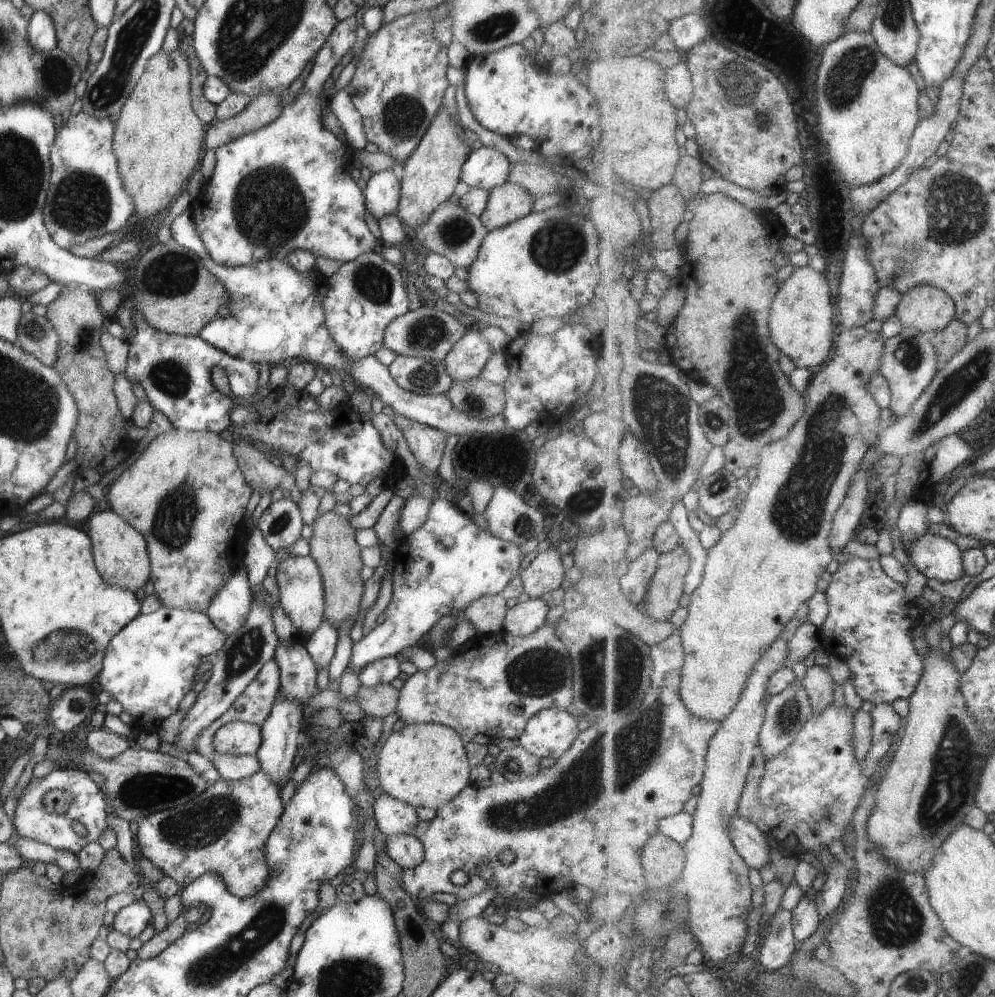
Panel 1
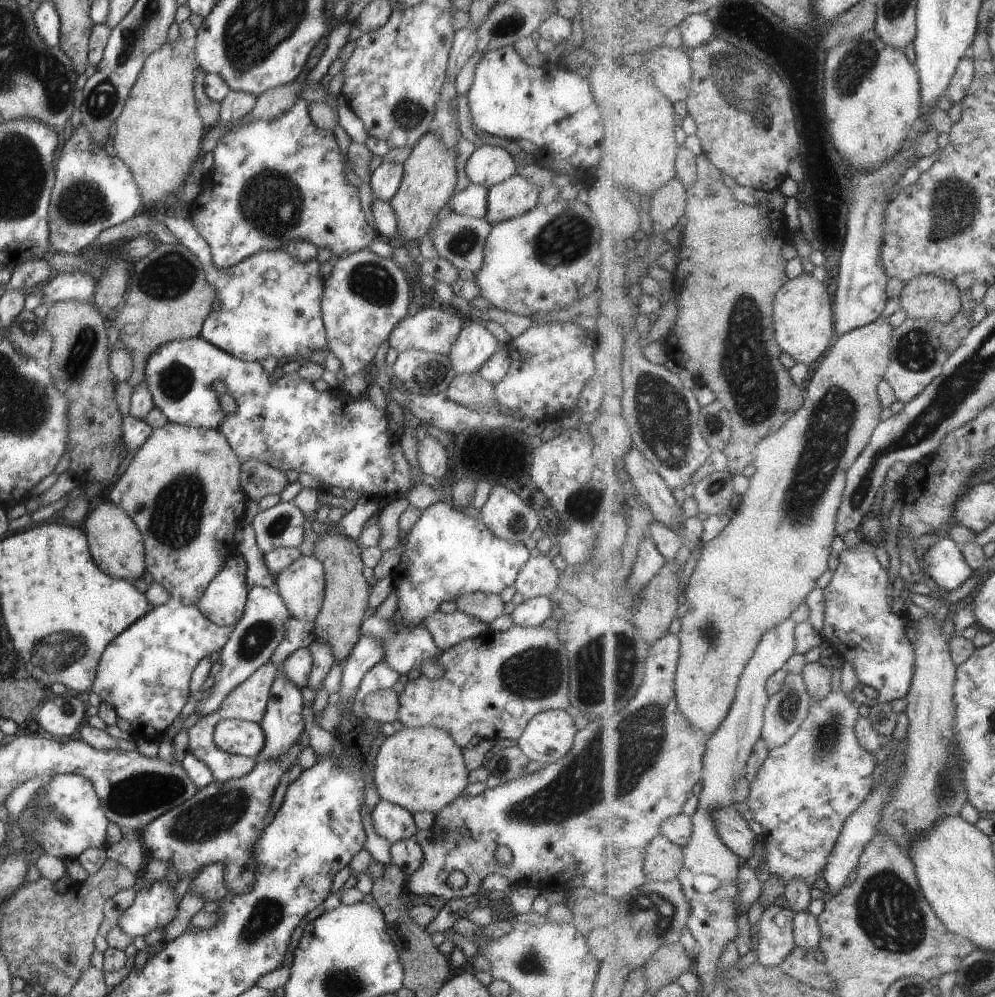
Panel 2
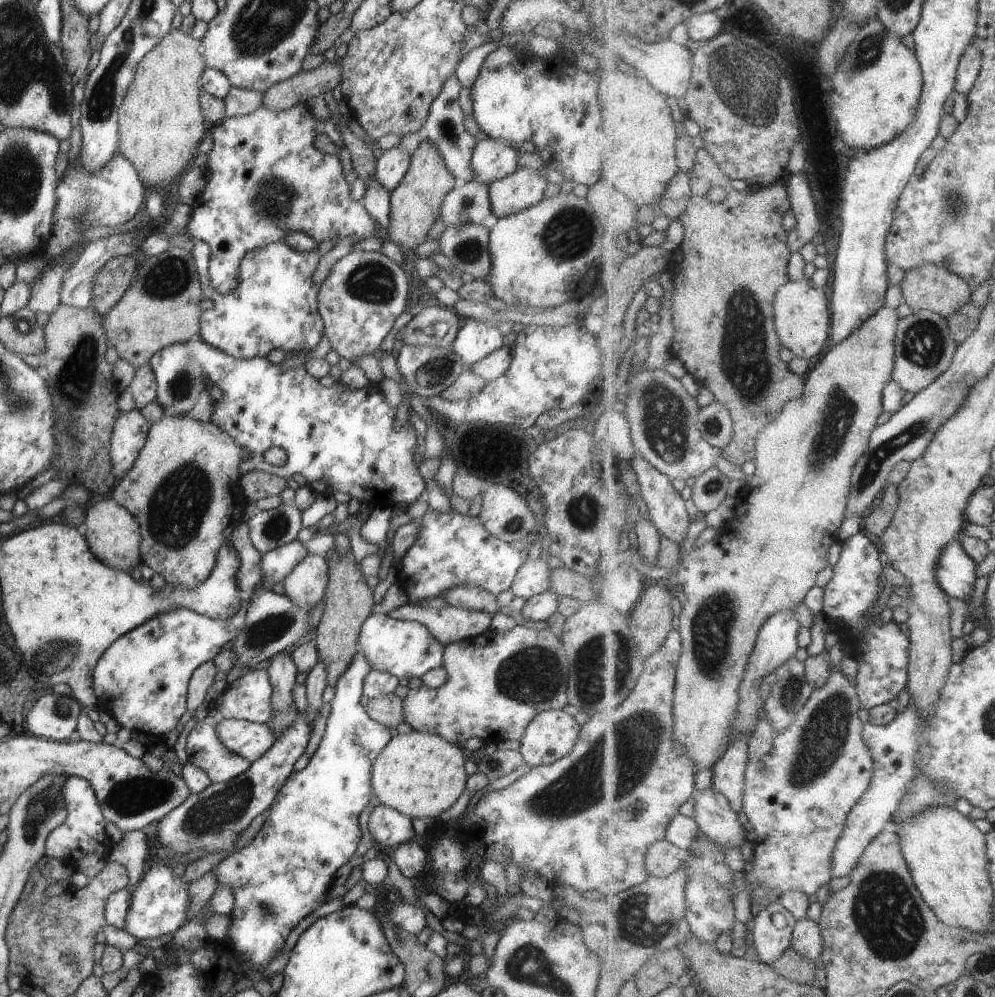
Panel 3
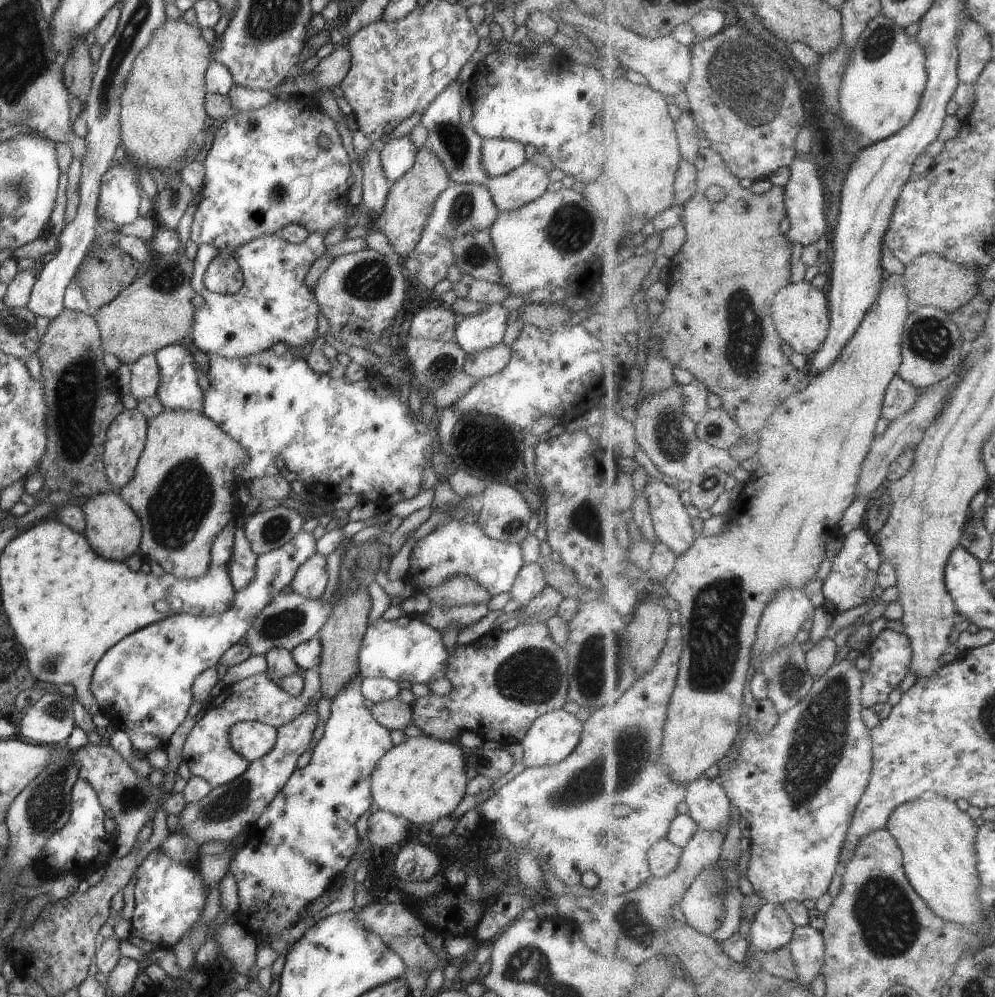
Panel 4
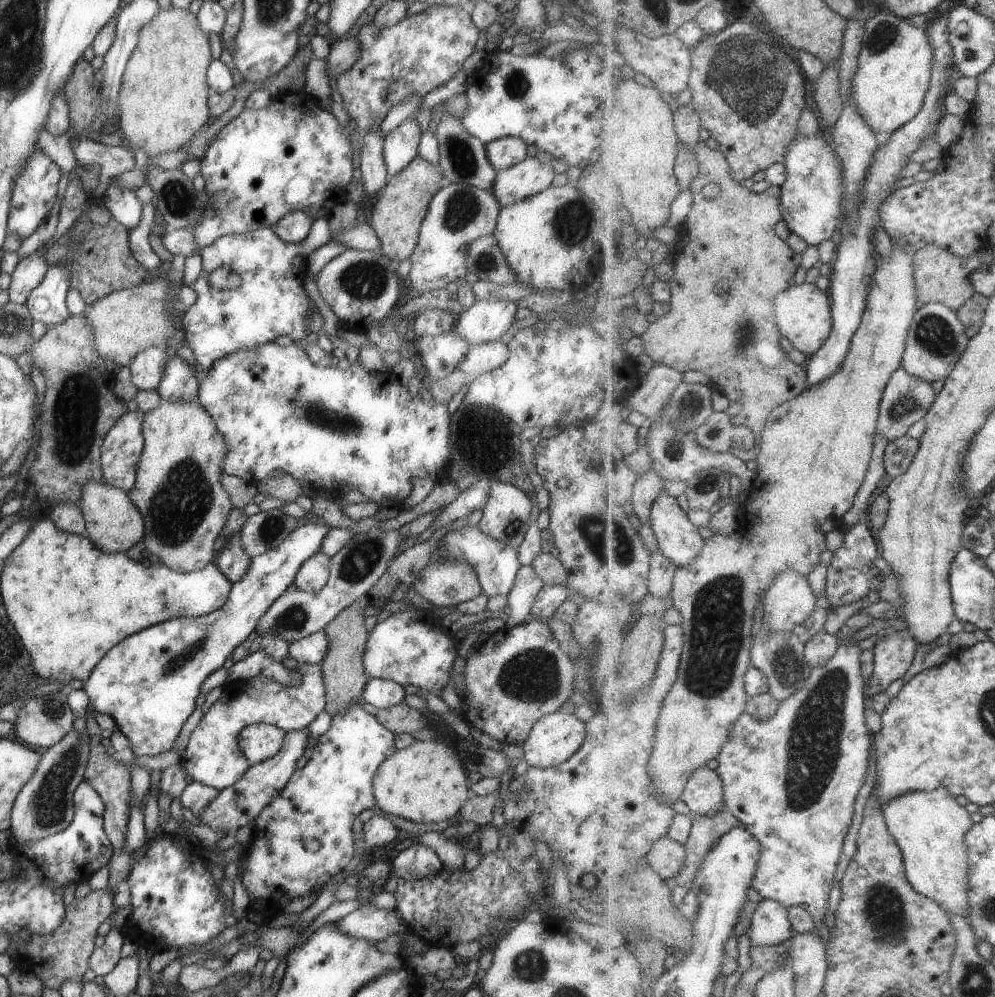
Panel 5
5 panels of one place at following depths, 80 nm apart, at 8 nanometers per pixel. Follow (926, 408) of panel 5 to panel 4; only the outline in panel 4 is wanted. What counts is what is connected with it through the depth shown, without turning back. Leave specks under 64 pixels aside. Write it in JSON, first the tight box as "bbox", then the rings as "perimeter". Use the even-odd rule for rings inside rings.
{"bbox":[882,375,923,424],"perimeter":[[[895,375],[889,387],[882,408],[882,416],[888,424],[904,417],[914,407],[918,396],[923,390],[913,386],[910,382],[903,380],[901,375]]]}

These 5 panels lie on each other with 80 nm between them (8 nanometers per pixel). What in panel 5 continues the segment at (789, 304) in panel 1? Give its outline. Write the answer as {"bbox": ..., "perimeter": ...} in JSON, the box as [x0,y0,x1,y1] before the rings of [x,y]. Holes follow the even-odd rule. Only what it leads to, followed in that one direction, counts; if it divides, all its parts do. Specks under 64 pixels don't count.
{"bbox":[775,283,834,358],"perimeter":[[[814,283],[795,284],[780,292],[775,299],[775,314],[782,336],[791,342],[793,348],[809,358],[826,343],[834,330],[833,306],[829,302],[829,294],[825,294],[825,290],[820,290]]]}

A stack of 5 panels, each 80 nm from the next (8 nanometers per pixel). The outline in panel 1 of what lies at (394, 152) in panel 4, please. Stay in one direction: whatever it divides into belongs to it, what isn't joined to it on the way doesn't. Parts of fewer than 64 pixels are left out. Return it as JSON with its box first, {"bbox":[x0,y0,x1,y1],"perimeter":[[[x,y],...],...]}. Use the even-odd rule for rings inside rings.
{"bbox":[363,168,400,221],"perimeter":[[[391,168],[371,175],[366,181],[366,186],[363,188],[364,205],[367,212],[372,214],[373,218],[377,221],[385,215],[395,215],[400,195],[400,179],[399,171]]]}

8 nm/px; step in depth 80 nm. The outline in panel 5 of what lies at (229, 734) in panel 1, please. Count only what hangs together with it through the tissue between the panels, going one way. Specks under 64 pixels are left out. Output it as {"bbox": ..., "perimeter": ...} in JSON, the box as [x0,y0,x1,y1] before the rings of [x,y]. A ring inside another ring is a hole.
{"bbox":[237,724,285,765],"perimeter":[[[248,724],[238,732],[237,744],[247,762],[252,765],[273,756],[282,745],[285,733],[270,724]]]}

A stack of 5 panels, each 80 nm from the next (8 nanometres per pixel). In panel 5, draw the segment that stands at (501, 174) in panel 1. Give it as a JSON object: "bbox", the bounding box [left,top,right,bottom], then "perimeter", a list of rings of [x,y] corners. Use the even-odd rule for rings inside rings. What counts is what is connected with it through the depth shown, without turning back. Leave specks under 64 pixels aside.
{"bbox":[485,137,527,172],"perimeter":[[[503,137],[485,144],[487,160],[496,172],[523,160],[527,156],[526,148],[519,137]]]}

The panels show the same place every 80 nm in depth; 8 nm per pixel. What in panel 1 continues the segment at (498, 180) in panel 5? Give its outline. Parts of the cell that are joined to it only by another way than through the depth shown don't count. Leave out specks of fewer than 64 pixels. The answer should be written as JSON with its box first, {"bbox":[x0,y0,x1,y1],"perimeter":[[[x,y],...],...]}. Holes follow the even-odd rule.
{"bbox":[479,183,535,231],"perimeter":[[[503,183],[488,190],[483,212],[479,220],[489,231],[501,228],[530,213],[535,196],[513,183]]]}

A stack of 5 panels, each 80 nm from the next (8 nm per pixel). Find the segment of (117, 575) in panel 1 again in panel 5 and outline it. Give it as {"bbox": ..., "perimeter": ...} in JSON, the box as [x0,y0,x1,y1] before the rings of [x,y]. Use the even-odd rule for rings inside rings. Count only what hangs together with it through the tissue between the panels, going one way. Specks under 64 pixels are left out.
{"bbox":[77,480,144,553],"perimeter":[[[97,480],[87,481],[81,489],[81,496],[77,506],[80,508],[84,520],[84,532],[93,546],[104,553],[125,553],[131,546],[142,540],[144,524],[138,508],[129,500],[126,492]]]}

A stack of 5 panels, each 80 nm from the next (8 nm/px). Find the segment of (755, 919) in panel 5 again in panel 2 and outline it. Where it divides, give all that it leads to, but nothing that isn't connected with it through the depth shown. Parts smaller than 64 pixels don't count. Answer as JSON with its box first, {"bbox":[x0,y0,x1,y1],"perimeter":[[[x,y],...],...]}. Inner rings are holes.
{"bbox":[755,905,798,968],"perimeter":[[[770,905],[764,909],[759,920],[755,945],[758,962],[775,968],[781,967],[798,945],[794,937],[796,912],[780,906]]]}

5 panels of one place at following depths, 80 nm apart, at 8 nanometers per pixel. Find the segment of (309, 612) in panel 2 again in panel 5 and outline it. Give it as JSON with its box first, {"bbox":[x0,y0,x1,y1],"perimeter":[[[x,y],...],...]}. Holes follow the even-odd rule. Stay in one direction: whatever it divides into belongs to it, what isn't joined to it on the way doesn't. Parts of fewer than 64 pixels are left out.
{"bbox":[294,552,330,593],"perimeter":[[[321,552],[310,556],[296,572],[294,584],[306,593],[316,593],[325,586],[330,569],[330,558]]]}

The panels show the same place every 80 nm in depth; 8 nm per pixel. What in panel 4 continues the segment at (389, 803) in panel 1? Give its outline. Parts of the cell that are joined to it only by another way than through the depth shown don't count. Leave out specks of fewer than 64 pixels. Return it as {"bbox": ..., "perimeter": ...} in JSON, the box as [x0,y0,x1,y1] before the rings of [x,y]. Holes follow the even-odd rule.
{"bbox":[367,809,409,847],"perimeter":[[[377,809],[367,819],[367,838],[370,844],[387,847],[405,838],[409,829],[408,822],[396,814]]]}

